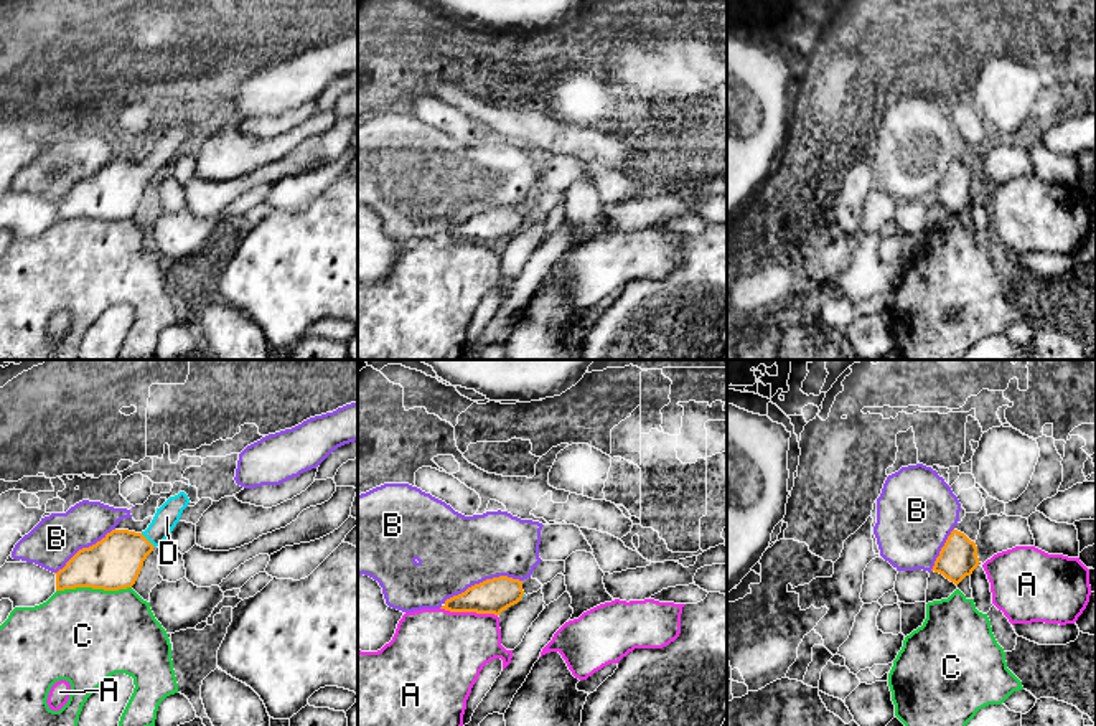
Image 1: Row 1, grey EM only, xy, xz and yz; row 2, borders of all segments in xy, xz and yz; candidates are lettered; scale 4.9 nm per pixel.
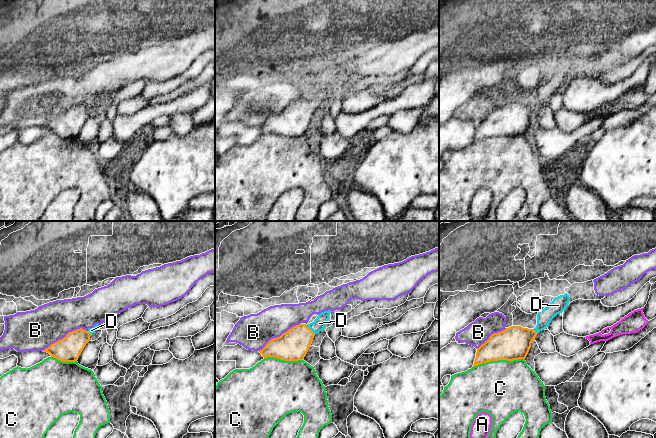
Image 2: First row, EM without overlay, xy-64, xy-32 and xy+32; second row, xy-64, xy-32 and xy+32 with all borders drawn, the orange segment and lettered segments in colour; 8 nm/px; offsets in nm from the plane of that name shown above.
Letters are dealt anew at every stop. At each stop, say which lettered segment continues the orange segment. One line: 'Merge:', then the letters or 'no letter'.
Merge: D

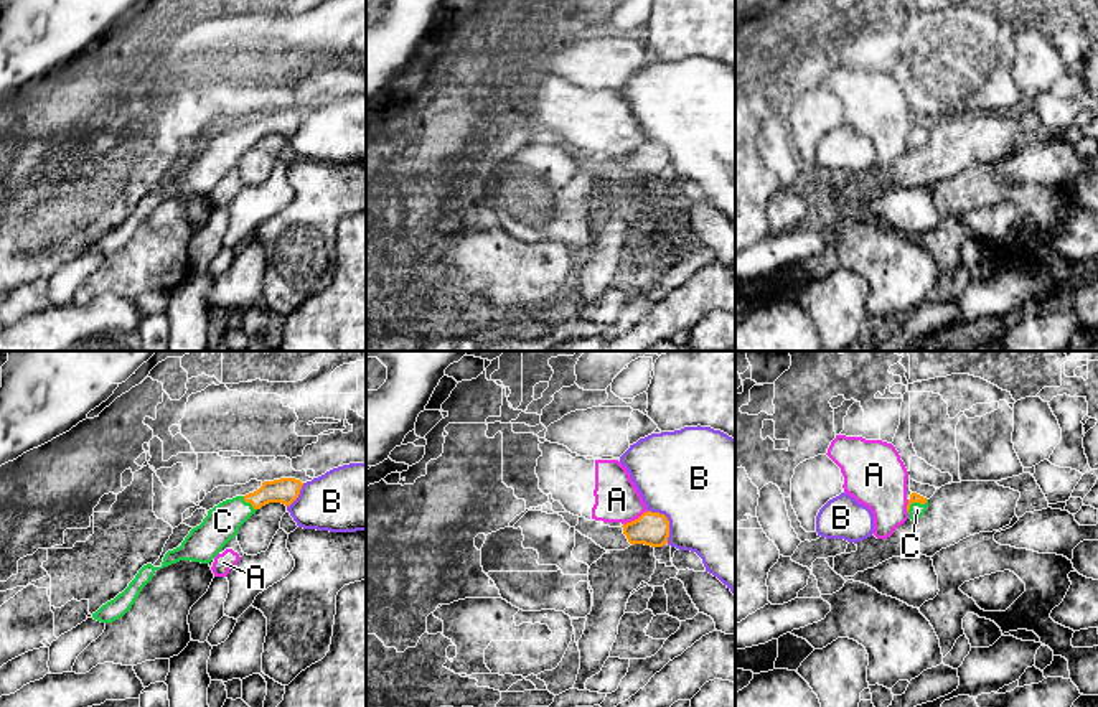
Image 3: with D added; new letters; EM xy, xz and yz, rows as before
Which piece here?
Merge: C

